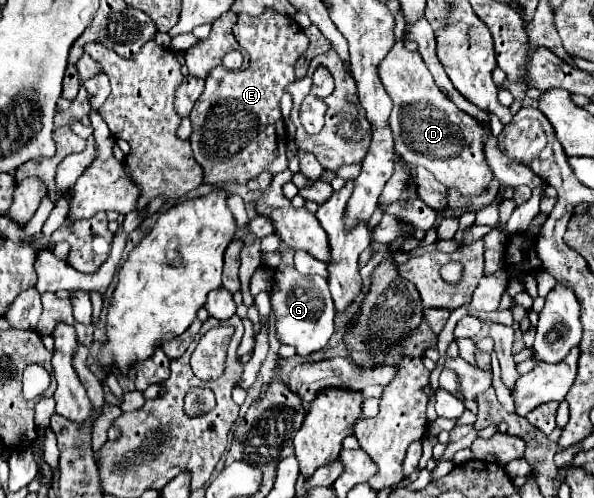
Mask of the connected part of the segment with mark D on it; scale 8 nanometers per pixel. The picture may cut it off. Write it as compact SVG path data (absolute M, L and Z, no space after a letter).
M399 41L379 65L379 77L393 101L389 125L395 137L395 151L409 167L429 169L447 189L457 189L463 197L483 195L493 181L493 169L485 159L485 139L491 129L473 119L441 93L421 55L407 51Z

